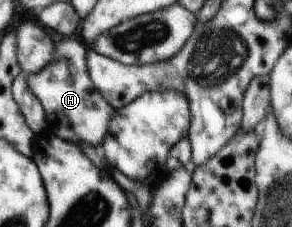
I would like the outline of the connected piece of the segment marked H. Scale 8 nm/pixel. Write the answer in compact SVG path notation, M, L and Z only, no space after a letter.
M67 38L55 43L53 51L53 61L50 64L36 74L26 74L27 87L40 101L47 121L56 121L60 125L54 129L58 138L72 143L81 141L100 148L115 110L90 80L86 66L87 46Z

